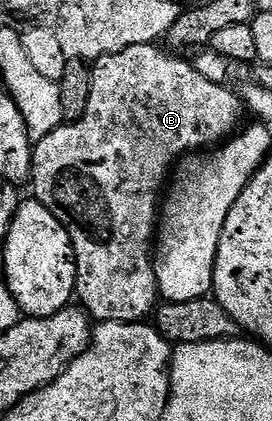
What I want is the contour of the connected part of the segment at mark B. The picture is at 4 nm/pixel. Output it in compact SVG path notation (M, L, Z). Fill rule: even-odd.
M156 44L130 46L121 52L96 59L91 65L92 85L88 88L88 105L85 106L80 120L74 121L73 124L71 122L61 124L53 132L46 134L46 138L35 141L32 149L30 185L32 184L33 190L36 191L33 192L35 199L39 200L42 206L46 206L46 210L50 210L50 214L54 214L54 218L58 218L58 222L62 222L62 226L70 234L70 242L74 246L76 255L74 296L79 307L83 308L96 322L109 320L123 324L139 324L147 321L155 313L158 307L158 289L154 267L154 237L158 232L158 197L165 191L166 181L177 161L189 154L211 149L225 138L231 137L237 131L236 123L240 120L240 112L242 113L242 101L235 91L231 92L231 87L210 82L210 78L202 78L202 74L198 74L195 63L188 61L187 64L186 61L176 57L179 55L169 54L163 47L161 48Z

